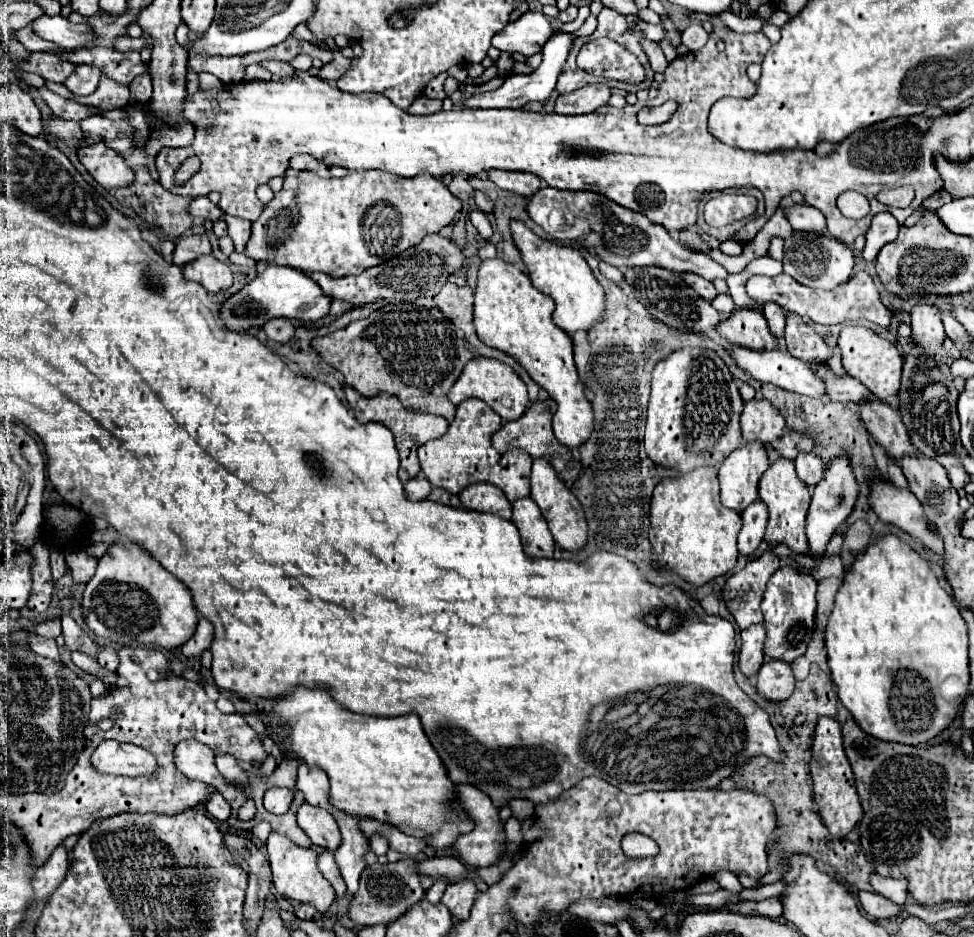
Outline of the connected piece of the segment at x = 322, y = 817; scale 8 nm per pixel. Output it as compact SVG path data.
M304 804L298 810L298 826L310 836L314 846L336 852L338 846L342 844L338 824L336 824L336 820L332 818L332 814L328 810Z

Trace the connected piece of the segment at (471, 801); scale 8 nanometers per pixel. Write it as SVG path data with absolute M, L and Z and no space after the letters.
M458 784L456 786L456 792L458 792L458 800L462 804L462 808L474 818L476 822L476 828L464 836L458 838L456 842L456 852L460 854L460 858L476 868L482 868L482 866L492 866L498 862L498 858L504 854L506 850L506 834L504 834L504 826L500 822L500 810L498 806L494 806L494 802L484 794L484 792L478 792L478 788L474 788L472 784Z

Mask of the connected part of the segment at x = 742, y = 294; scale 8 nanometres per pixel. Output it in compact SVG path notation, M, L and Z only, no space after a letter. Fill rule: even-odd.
M746 270L740 272L740 274L730 274L730 276L726 278L728 288L732 290L732 298L734 298L736 306L748 306L748 308L758 308L758 310L762 310L764 304L752 300L752 298L746 294L746 280L748 280L748 278L750 278L750 274L748 274Z

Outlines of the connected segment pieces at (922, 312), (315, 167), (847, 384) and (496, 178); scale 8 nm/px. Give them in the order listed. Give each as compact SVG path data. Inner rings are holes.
M920 300L912 308L912 330L916 336L918 348L934 356L938 366L946 366L946 350L942 348L944 326L940 320L940 310L928 300Z
M298 154L292 158L292 168L294 170L310 170L314 174L318 174L320 178L330 178L330 170L326 168L326 164L312 160L312 156L308 154Z
M810 364L810 368L814 368L818 372L818 376L822 376L822 380L826 380L826 396L832 402L862 402L868 396L872 396L868 392L866 386L862 386L862 382L858 378L852 376L836 376L828 364Z
M490 170L490 180L502 188L508 190L512 194L520 194L530 198L534 192L538 192L538 188L542 188L542 180L534 174L524 174L524 172L506 172L506 170Z

